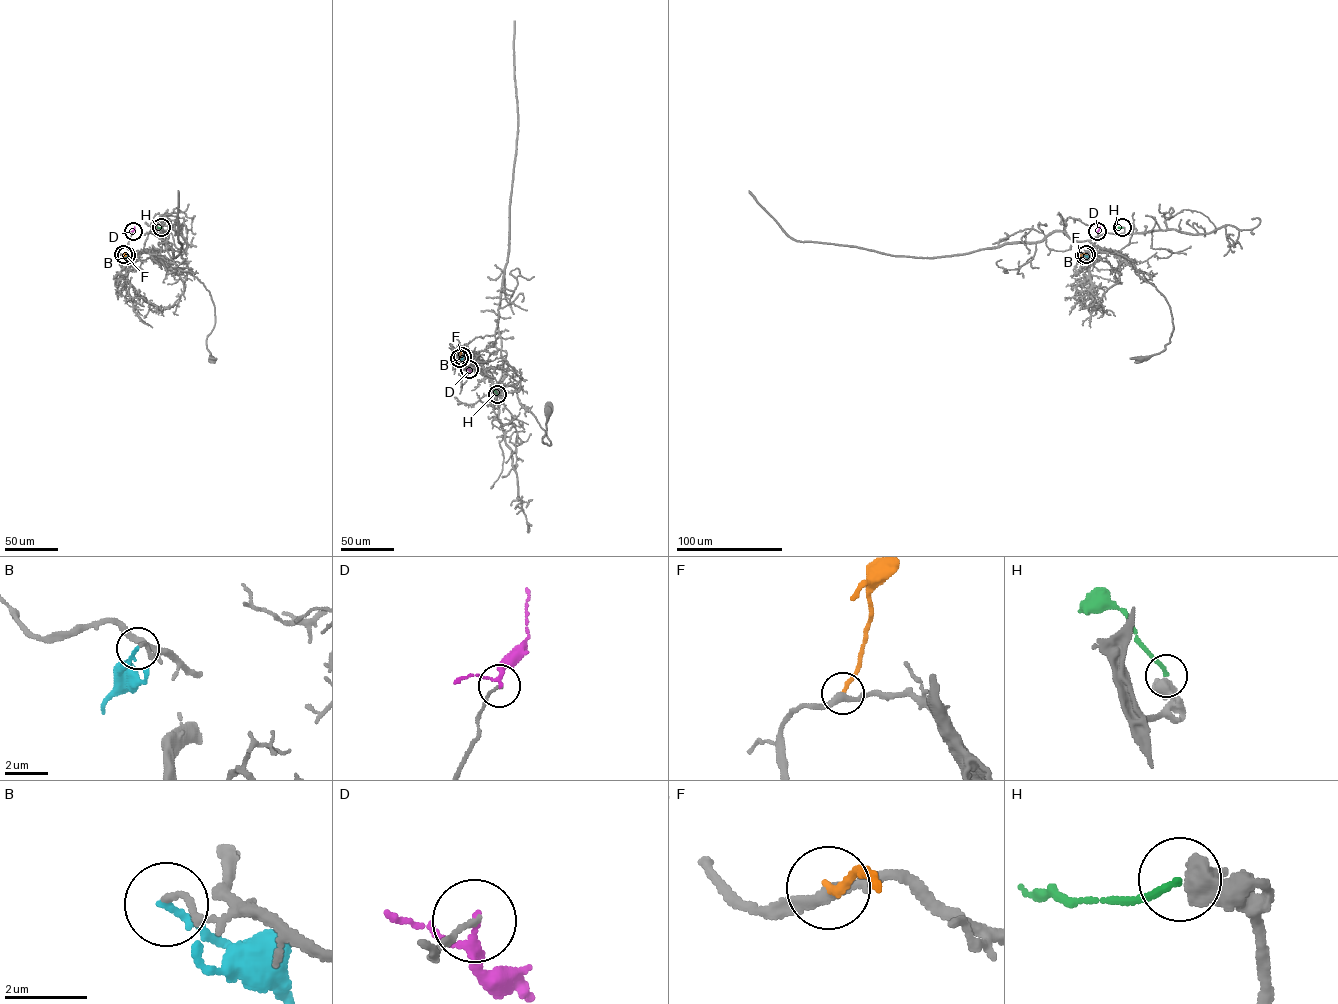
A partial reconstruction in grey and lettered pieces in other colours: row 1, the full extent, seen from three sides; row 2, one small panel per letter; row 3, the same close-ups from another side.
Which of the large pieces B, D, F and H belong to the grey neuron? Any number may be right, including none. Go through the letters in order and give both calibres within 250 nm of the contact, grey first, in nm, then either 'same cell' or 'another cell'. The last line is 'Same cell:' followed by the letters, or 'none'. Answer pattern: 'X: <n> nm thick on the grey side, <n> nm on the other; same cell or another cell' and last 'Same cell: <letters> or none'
B: 130 nm thick on the grey side, 170 nm on the other; another cell
D: 130 nm thick on the grey side, 130 nm on the other; another cell
F: 300 nm thick on the grey side, 190 nm on the other; another cell
H: 750 nm thick on the grey side, 170 nm on the other; another cell
Same cell: none

